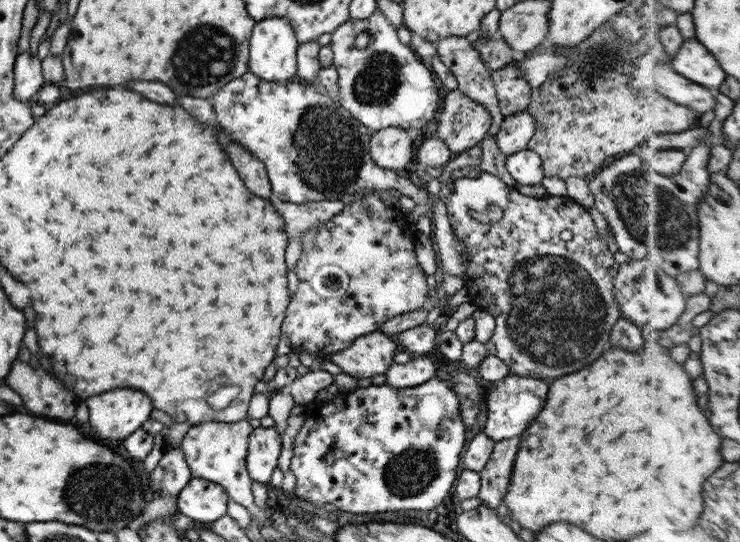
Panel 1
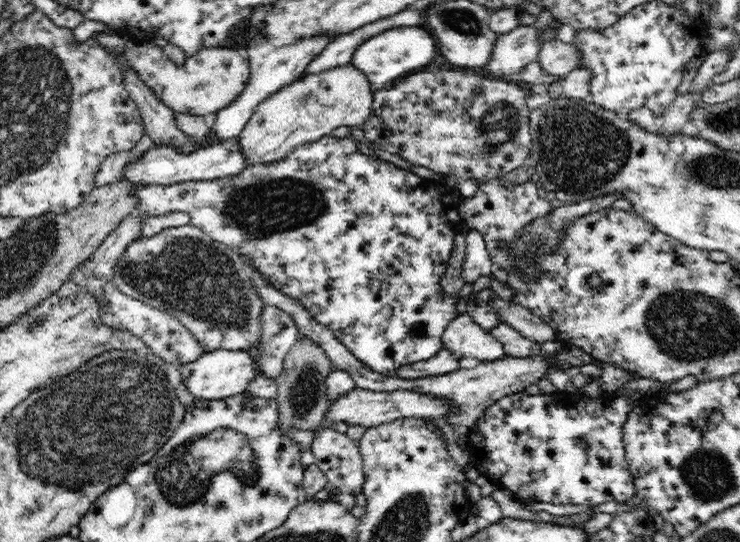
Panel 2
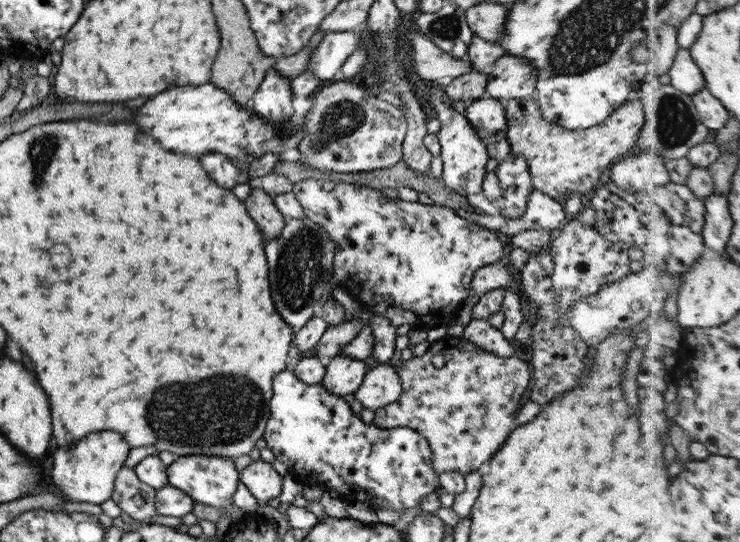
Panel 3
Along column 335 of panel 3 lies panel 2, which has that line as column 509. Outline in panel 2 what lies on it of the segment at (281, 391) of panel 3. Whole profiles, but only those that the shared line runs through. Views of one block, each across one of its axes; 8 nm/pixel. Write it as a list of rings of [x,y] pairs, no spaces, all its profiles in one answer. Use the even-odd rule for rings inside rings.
[[[522,391],[516,392],[496,400],[492,406],[485,410],[482,420],[477,421],[471,429],[470,442],[465,451],[469,454],[469,458],[472,458],[474,466],[482,472],[486,479],[497,488],[509,490],[518,501],[524,503],[546,502],[546,504],[561,504],[562,506],[572,504],[572,506],[586,506],[586,508],[600,506],[604,502],[628,503],[636,495],[636,487],[633,481],[634,476],[630,473],[630,465],[628,465],[625,457],[623,426],[635,404],[636,402],[628,397],[618,397],[615,394],[608,395],[607,393],[602,393],[597,397],[590,397],[581,392],[564,393],[556,391],[548,397],[544,395],[526,395],[526,393],[522,394]]]

